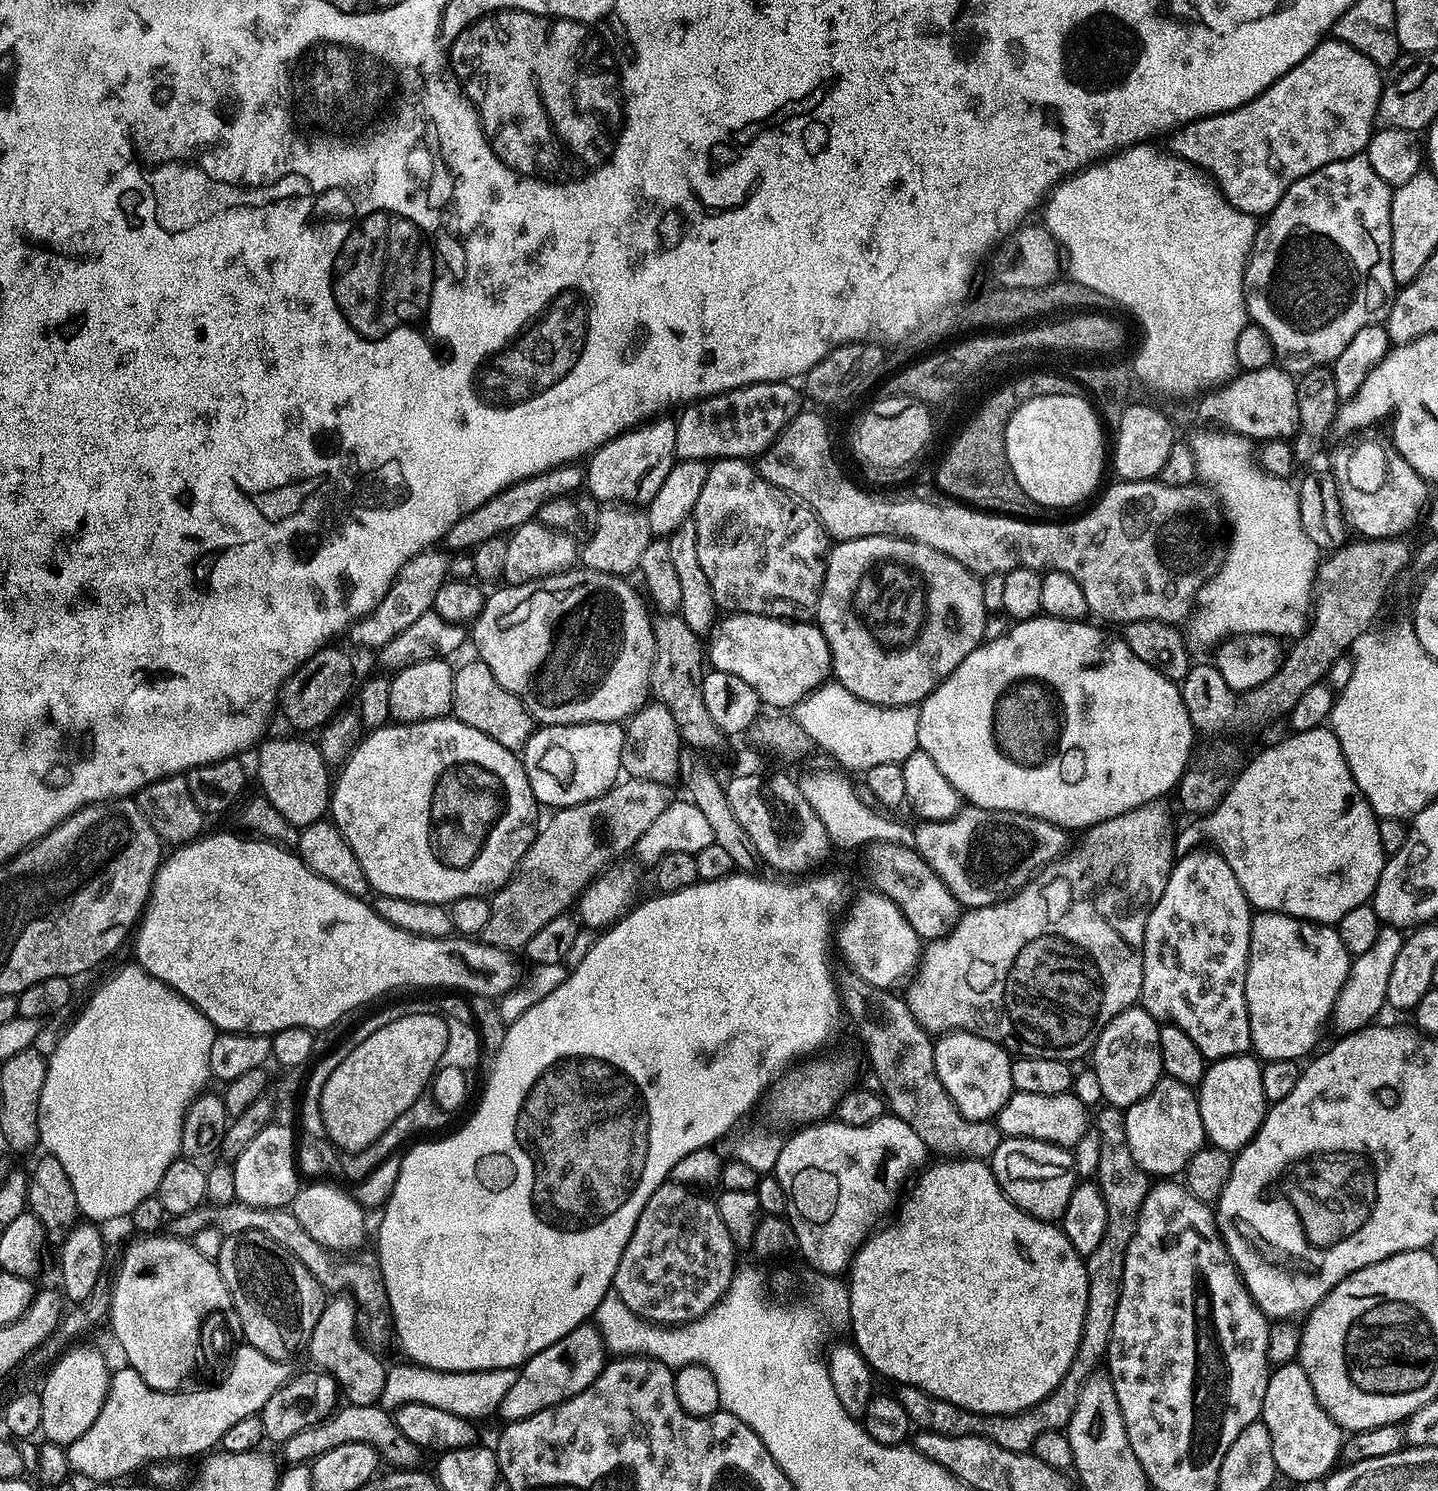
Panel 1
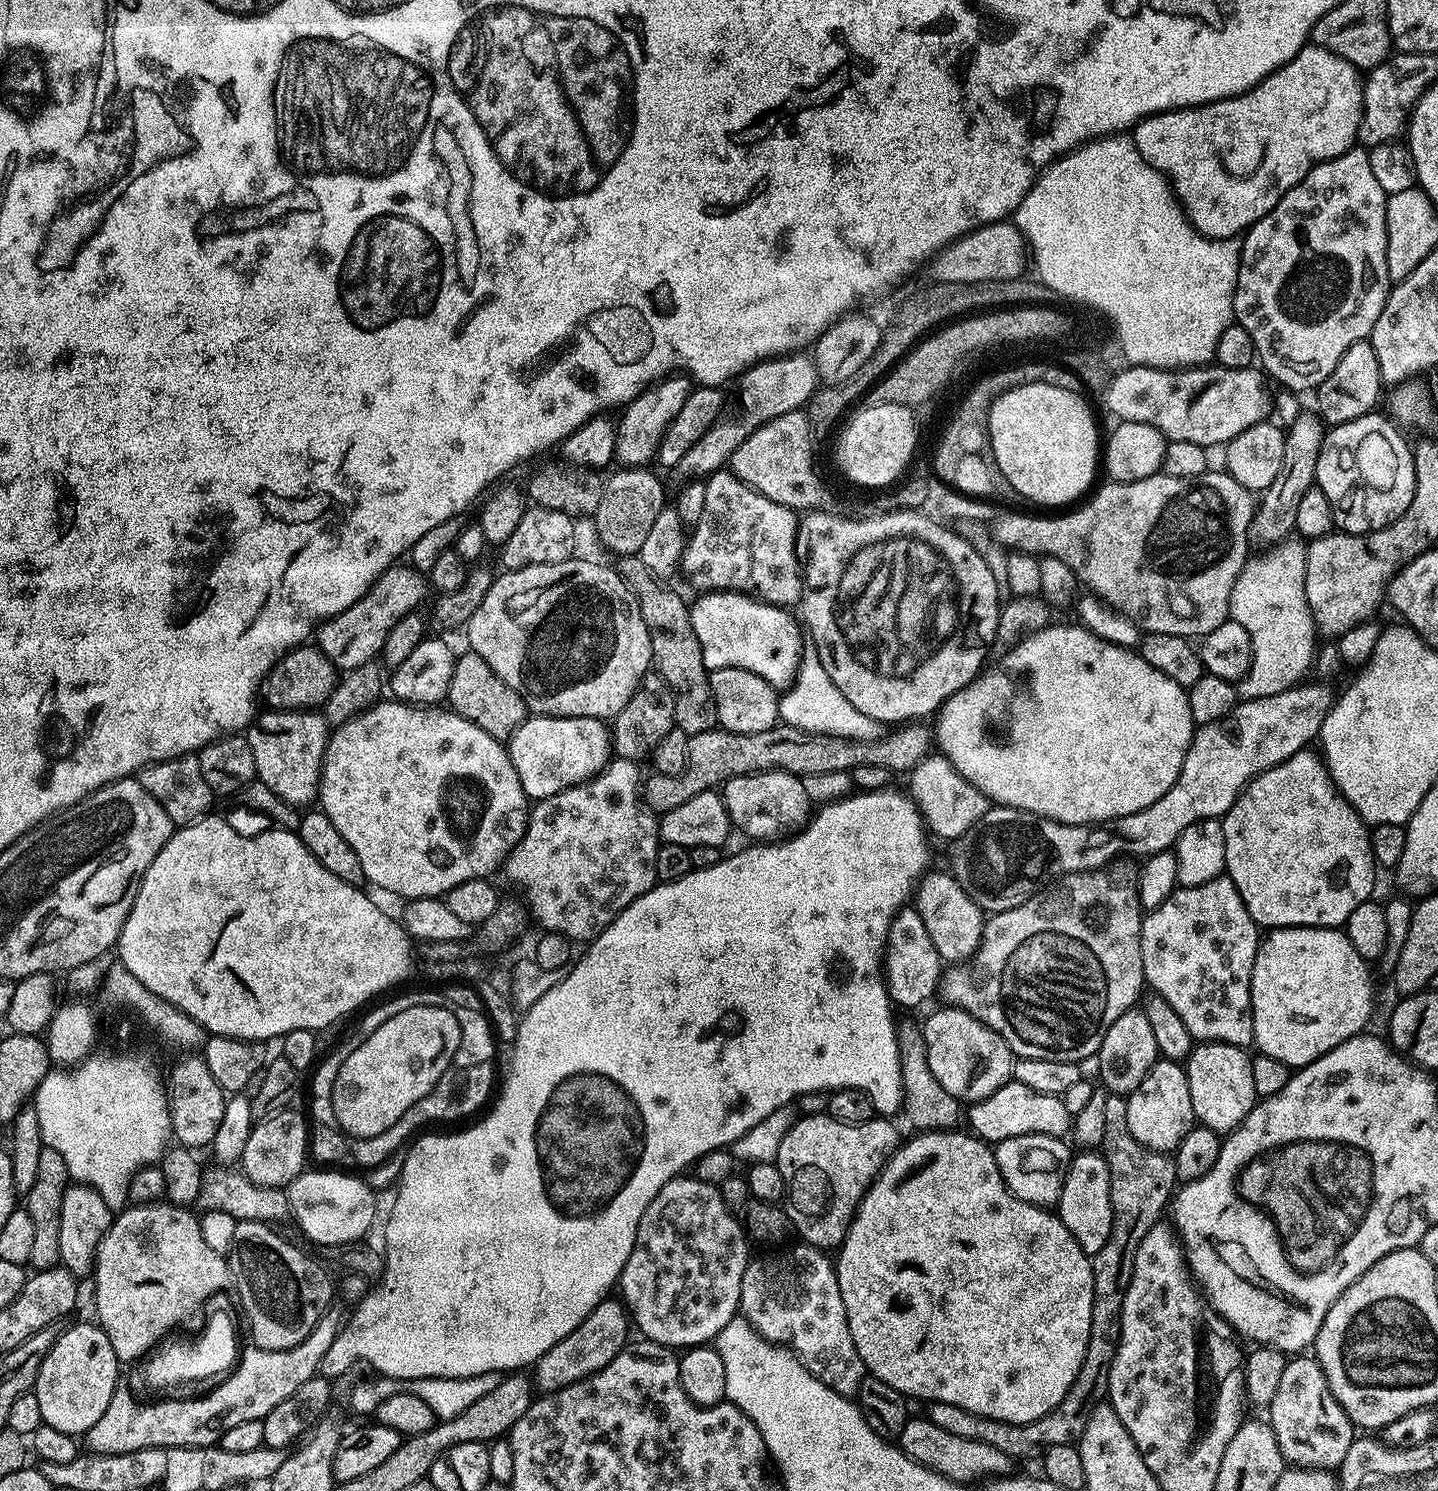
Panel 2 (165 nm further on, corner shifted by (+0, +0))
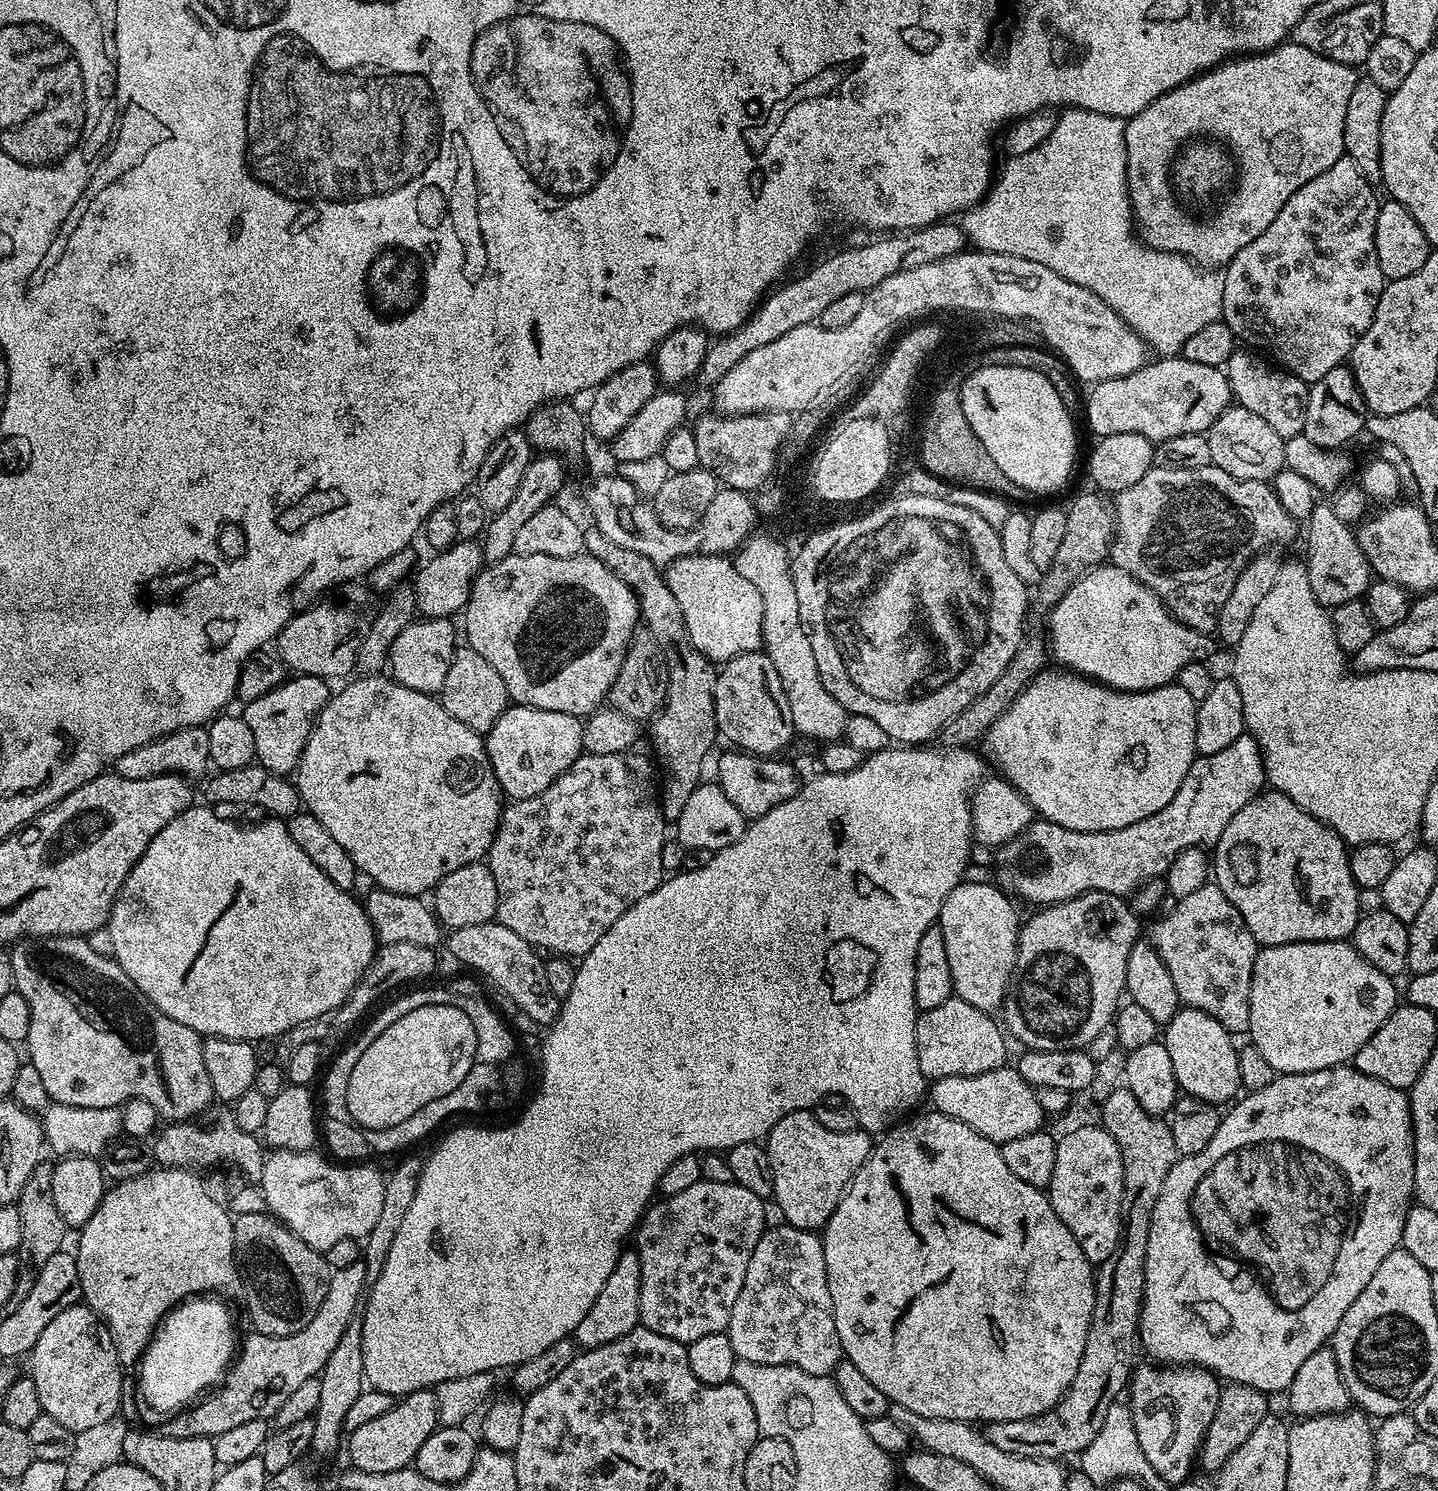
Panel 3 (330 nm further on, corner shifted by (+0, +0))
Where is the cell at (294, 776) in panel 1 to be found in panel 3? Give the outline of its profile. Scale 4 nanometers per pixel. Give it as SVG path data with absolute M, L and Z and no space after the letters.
M296 674L285 679L274 690L254 698L254 702L243 705L244 721L254 734L256 760L263 768L279 776L288 776L300 767L300 759L312 733L312 726L316 723L316 717L329 702L328 684L329 681L323 676Z

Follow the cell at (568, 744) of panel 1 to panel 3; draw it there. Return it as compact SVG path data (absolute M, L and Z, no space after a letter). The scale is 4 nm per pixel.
M510 706L486 733L486 759L492 763L495 783L513 801L534 798L546 790L583 752L581 717L554 710Z

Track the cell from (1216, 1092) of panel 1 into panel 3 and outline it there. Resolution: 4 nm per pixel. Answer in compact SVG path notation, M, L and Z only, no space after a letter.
M1181 1007L1162 1032L1162 1042L1166 1050L1170 1050L1170 1062L1174 1062L1174 1078L1179 1091L1206 1104L1227 1105L1241 1091L1238 1044L1232 1040L1235 1040L1233 1033L1227 1032L1222 1022L1210 1018L1210 1014L1197 1008Z

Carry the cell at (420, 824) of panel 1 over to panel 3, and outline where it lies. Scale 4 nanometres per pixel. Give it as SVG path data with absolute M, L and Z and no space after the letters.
M391 678L360 679L364 680L349 679L348 688L342 689L340 696L333 695L323 712L316 717L316 723L312 726L312 733L300 759L300 767L294 773L294 783L300 791L303 807L315 814L318 822L322 822L326 830L330 830L330 835L341 844L342 850L350 854L357 872L370 874L377 889L419 897L427 888L428 891L435 889L444 873L458 870L461 864L475 864L478 858L485 855L486 849L492 844L494 826L500 823L502 793L499 784L494 782L492 763L486 759L485 741L474 730L460 727L460 723L444 710L435 695L399 687Z

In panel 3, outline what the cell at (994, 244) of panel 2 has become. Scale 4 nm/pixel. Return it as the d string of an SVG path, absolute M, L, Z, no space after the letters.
M941 222L925 228L904 230L899 234L888 234L883 238L872 238L869 244L860 244L857 248L844 248L841 252L834 253L829 260L822 261L817 268L810 269L805 276L800 276L797 280L789 279L780 286L785 288L777 287L749 316L745 324L732 332L717 335L709 343L698 380L708 386L716 385L723 376L730 374L730 370L734 370L734 366L738 366L738 362L742 362L742 358L746 358L746 354L750 354L750 350L758 350L758 346L766 346L774 342L774 338L790 334L794 326L817 323L822 310L826 310L830 302L842 298L842 294L867 293L868 289L878 286L878 282L902 270L914 270L914 266L926 266L935 260L945 260L965 251L964 229L959 223L952 223L956 222Z

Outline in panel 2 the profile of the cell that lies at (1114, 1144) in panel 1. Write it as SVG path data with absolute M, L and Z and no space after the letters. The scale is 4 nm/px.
M1109 1094L1106 1098L1106 1134L1102 1138L1100 1148L1110 1170L1112 1233L1106 1246L1102 1246L1102 1250L1098 1250L1098 1254L1091 1257L1094 1306L1090 1318L1090 1342L1082 1370L1078 1378L1074 1378L1074 1386L1070 1386L1066 1398L1062 1398L1055 1410L1029 1424L1011 1424L970 1414L970 1410L962 1410L962 1406L950 1406L946 1402L929 1403L927 1419L932 1420L934 1426L942 1426L942 1430L954 1434L954 1438L986 1442L994 1446L994 1450L1002 1450L1002 1454L1010 1458L1032 1456L1035 1452L1037 1455L1050 1446L1076 1444L1086 1430L1090 1414L1107 1393L1110 1366L1114 1362L1116 1345L1120 1342L1122 1298L1126 1298L1126 1286L1130 1286L1134 1256L1138 1254L1138 1248L1146 1234L1155 1224L1161 1223L1160 1211L1169 1207L1178 1188L1175 1159L1171 1155L1142 1146L1142 1142L1138 1142L1134 1134L1130 1134L1130 1126L1126 1126L1127 1105L1128 1101L1123 1095Z

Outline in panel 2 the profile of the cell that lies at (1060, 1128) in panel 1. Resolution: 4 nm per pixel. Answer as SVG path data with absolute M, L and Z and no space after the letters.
M1013 1079L994 1090L990 1098L969 1103L966 1108L967 1127L985 1142L999 1142L1022 1134L1063 1137L1069 1131L1072 1118L1061 1097L1038 1094L1038 1090L1030 1090L1030 1086L1022 1086Z

